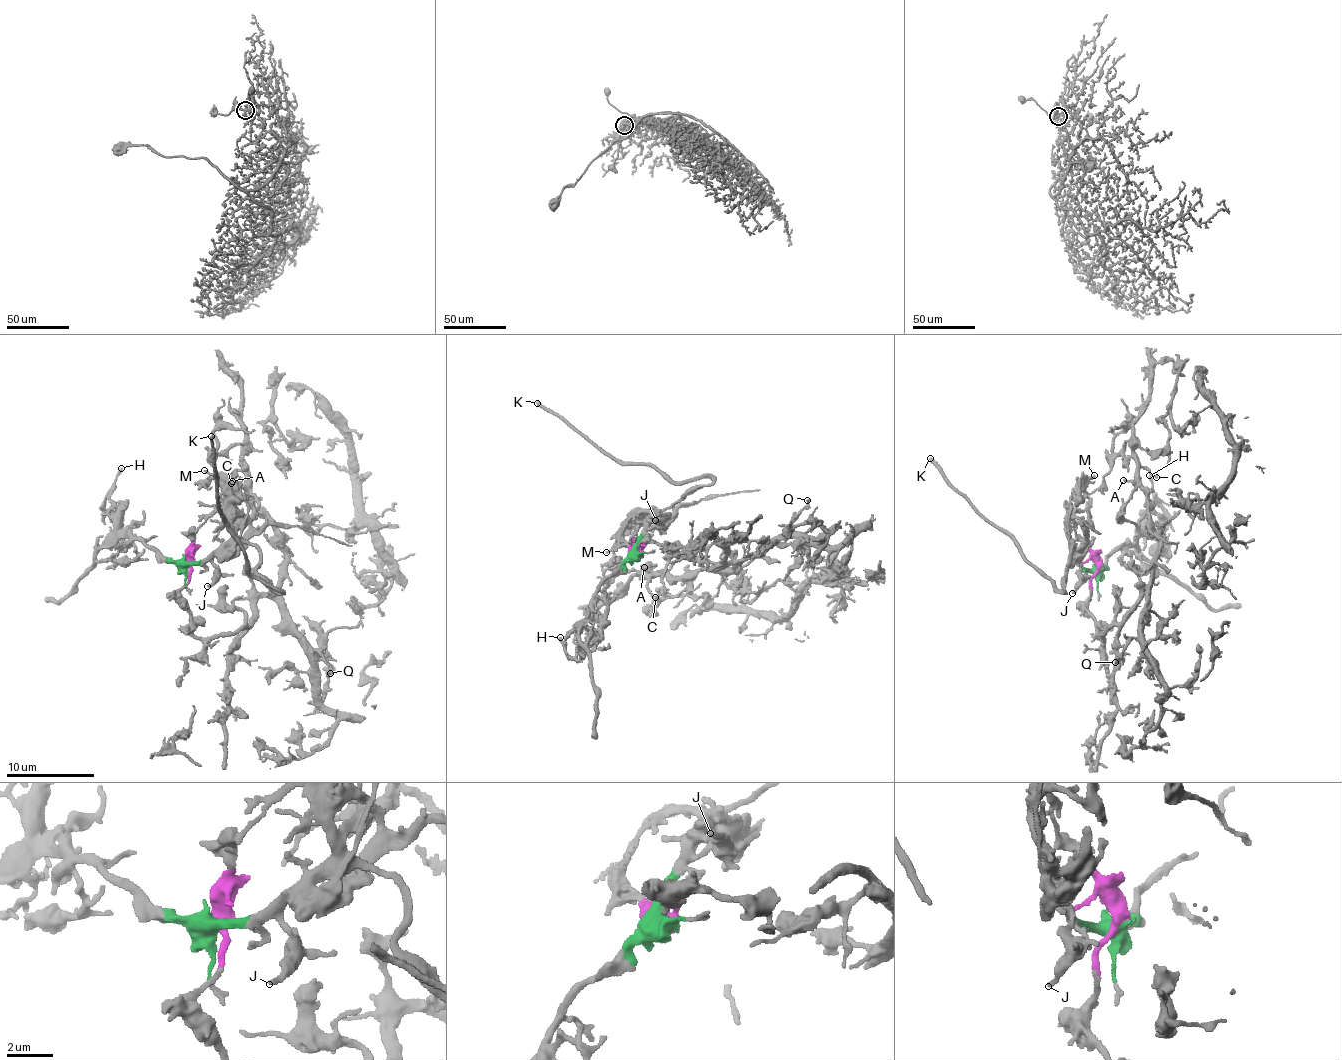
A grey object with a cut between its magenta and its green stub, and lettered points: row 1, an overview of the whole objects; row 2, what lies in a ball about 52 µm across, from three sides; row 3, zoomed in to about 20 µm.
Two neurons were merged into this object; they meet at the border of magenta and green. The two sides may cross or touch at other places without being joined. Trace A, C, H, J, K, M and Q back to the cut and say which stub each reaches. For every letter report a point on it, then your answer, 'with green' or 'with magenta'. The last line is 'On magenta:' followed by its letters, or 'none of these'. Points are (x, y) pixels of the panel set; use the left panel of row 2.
A: at (232, 481); with magenta
C: at (231, 483); with magenta
H: at (121, 468); with green
J: at (207, 586); with green
K: at (211, 436); with green
M: at (204, 470); with green
Q: at (330, 673); with magenta
On magenta: A, C, Q

